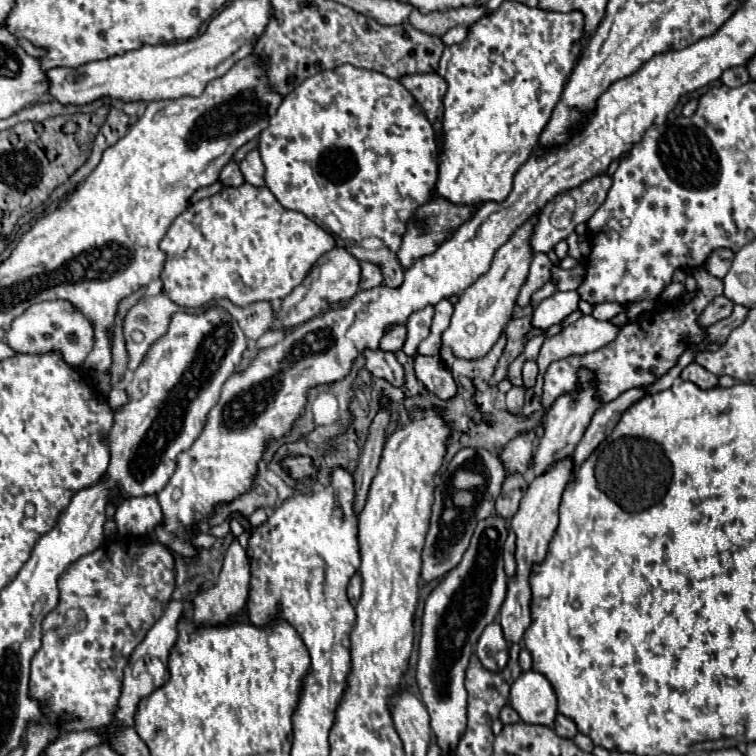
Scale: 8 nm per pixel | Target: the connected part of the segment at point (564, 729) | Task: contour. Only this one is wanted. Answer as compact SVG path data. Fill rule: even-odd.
M563 714L557 716L553 730L555 730L555 734L561 736L561 738L575 738L575 734L577 734L577 726L575 726L575 722L569 720L569 718L563 716Z

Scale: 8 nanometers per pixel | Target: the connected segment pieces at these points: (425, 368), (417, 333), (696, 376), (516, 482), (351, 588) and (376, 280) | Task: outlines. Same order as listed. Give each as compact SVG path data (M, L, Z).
M417 356L415 376L431 394L441 400L451 400L457 396L457 384L441 356Z
M431 306L423 308L421 312L415 312L409 318L409 324L407 324L407 342L405 342L405 348L403 348L403 352L407 356L415 356L419 342L429 336L431 318L433 318L433 308Z
M691 362L687 368L683 368L683 370L681 370L681 378L693 382L693 384L699 386L701 390L709 390L709 388L715 388L715 386L719 384L717 376L713 376L709 370L701 368L697 362Z
M521 474L507 476L501 488L501 494L495 500L495 516L503 520L511 520L519 510L519 502L525 494L525 488L527 488L527 482L523 480Z
M353 574L353 578L347 584L347 598L349 598L351 606L357 604L359 596L361 596L361 576L359 574Z
M361 262L361 282L359 282L359 288L375 288L381 282L383 282L381 270L375 264Z

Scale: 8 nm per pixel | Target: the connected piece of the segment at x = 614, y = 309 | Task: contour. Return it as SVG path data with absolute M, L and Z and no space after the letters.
M609 302L597 304L597 306L593 308L593 318L597 318L597 320L609 320L609 318L617 316L621 310L623 310L623 308L621 308L619 304L609 304Z

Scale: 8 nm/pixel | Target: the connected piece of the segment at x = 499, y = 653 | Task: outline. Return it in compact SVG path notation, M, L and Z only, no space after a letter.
M497 622L489 624L489 626L485 628L485 632L483 632L483 636L479 638L477 656L479 656L479 652L483 652L483 650L485 650L485 652L493 652L499 670L505 668L507 658L509 658L509 656L507 656L507 642L505 642L503 632L501 632L501 626L499 626Z

